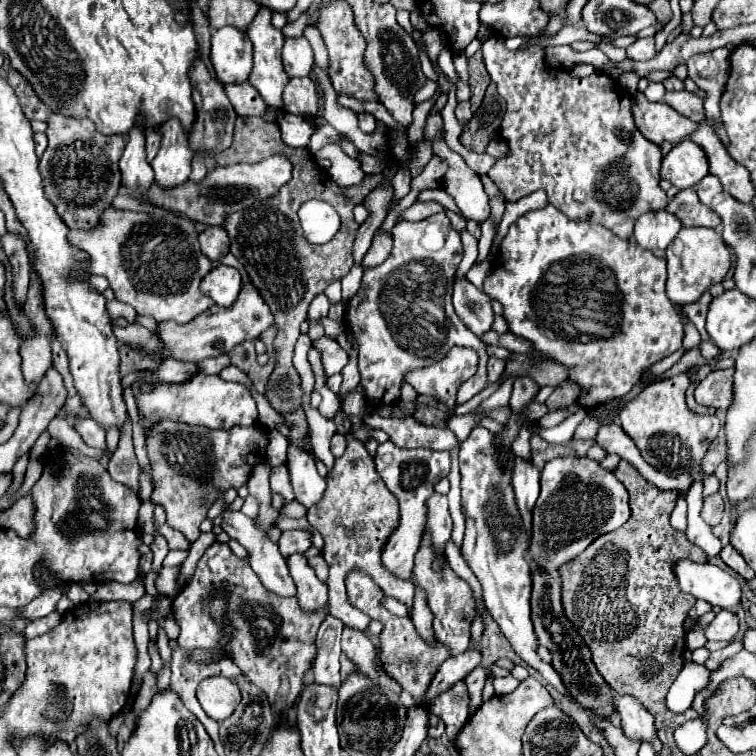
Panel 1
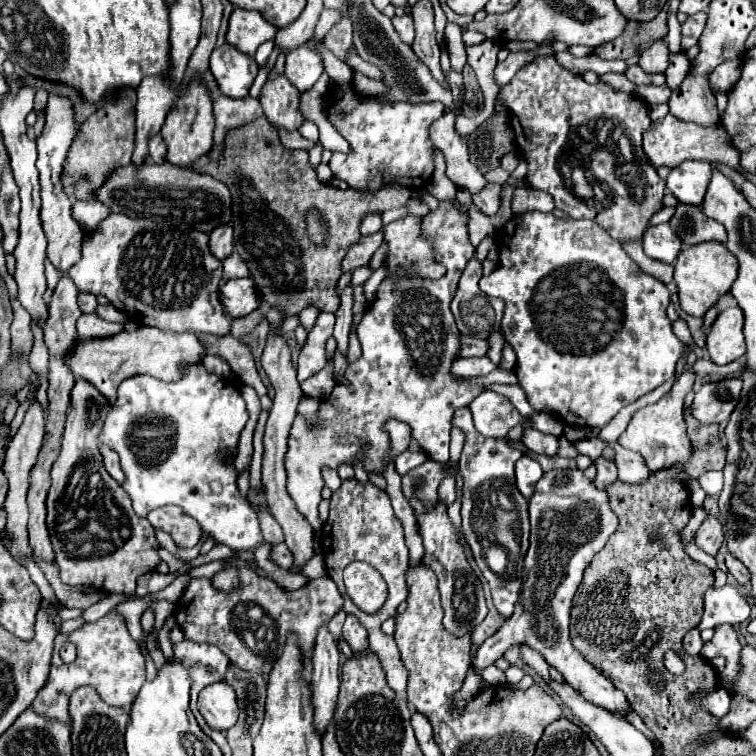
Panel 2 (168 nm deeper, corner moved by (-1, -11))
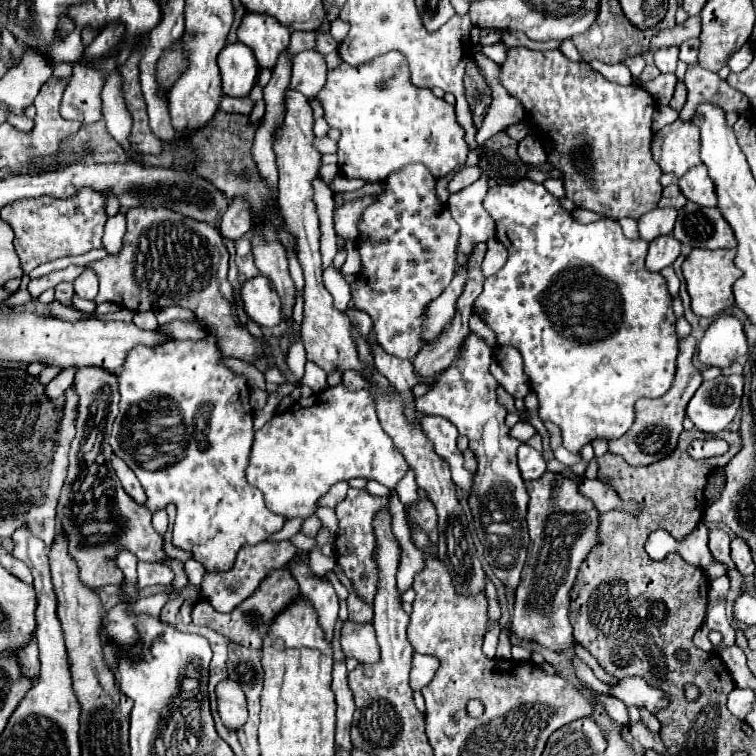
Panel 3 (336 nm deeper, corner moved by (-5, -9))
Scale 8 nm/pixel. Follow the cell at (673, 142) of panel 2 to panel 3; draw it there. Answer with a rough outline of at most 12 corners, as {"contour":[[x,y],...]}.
{"contour":[[676,119],[654,135],[654,161],[682,177],[700,165],[696,125]]}

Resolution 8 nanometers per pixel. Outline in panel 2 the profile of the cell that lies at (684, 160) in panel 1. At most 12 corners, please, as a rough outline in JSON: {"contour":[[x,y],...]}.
{"contour":[[688,159],[666,187],[678,201],[700,205],[710,185],[708,161]]}

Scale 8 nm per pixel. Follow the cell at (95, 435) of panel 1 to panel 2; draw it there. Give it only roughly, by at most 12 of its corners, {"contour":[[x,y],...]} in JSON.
{"contour":[[100,445],[104,467],[118,483],[124,481],[118,455]]}

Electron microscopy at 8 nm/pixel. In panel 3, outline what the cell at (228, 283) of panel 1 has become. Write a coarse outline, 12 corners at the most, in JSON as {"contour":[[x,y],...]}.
{"contour":[[258,275],[242,285],[246,313],[260,327],[286,321],[272,281]]}

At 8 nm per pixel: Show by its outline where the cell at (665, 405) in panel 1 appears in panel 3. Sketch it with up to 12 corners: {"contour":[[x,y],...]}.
{"contour":[[696,341],[678,343],[672,387],[636,403],[612,455],[652,465],[674,451],[684,409],[702,383]]}

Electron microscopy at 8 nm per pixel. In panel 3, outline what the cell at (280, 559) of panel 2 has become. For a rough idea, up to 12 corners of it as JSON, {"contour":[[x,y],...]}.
{"contour":[[290,541],[244,545],[232,569],[204,573],[200,593],[230,613],[298,549]]}

